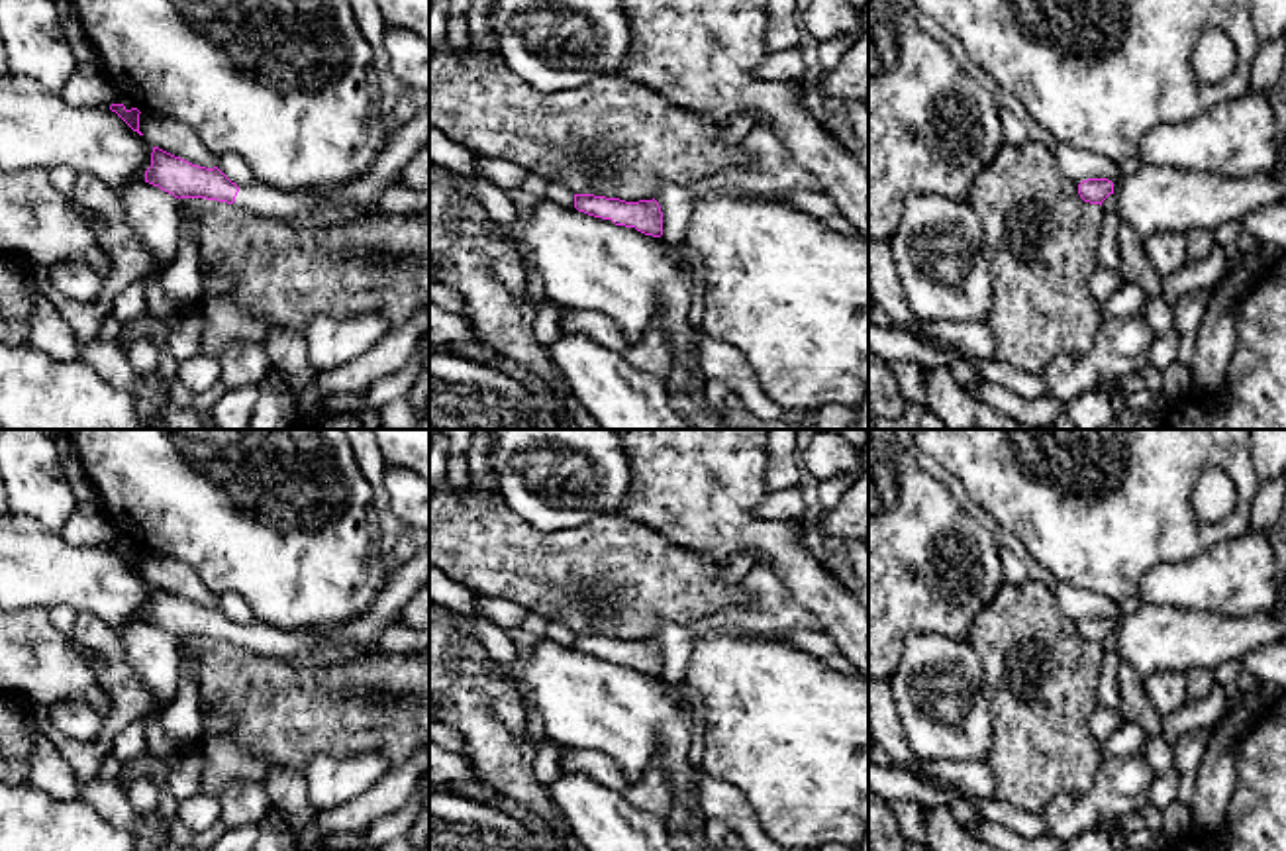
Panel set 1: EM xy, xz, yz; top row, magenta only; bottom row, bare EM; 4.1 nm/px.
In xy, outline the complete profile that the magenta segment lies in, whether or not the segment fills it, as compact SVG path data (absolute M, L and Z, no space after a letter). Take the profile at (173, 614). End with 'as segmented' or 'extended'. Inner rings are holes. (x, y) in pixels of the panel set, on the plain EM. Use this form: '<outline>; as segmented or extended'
M429 543L402 567L388 573L388 580L372 608L327 633L288 633L267 624L237 626L218 606L206 608L153 586L145 622L174 637L206 637L235 643L255 655L290 661L296 653L320 645L357 643L372 649L382 629L404 604L429 580Z; extended

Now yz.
M1088 618L1078 624L1078 633L1084 641L1100 643L1113 633L1113 622L1108 618Z; as segmented

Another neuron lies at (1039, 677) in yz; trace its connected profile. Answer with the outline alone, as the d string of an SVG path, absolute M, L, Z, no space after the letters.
M1029 578L1023 584L1004 582L976 616L966 639L982 661L982 688L992 716L994 741L986 763L996 778L994 800L1041 816L1055 798L1086 792L1104 759L1088 727L1098 708L1096 688L1106 655L1102 645L1084 641L1078 624L1057 608L1053 592Z

